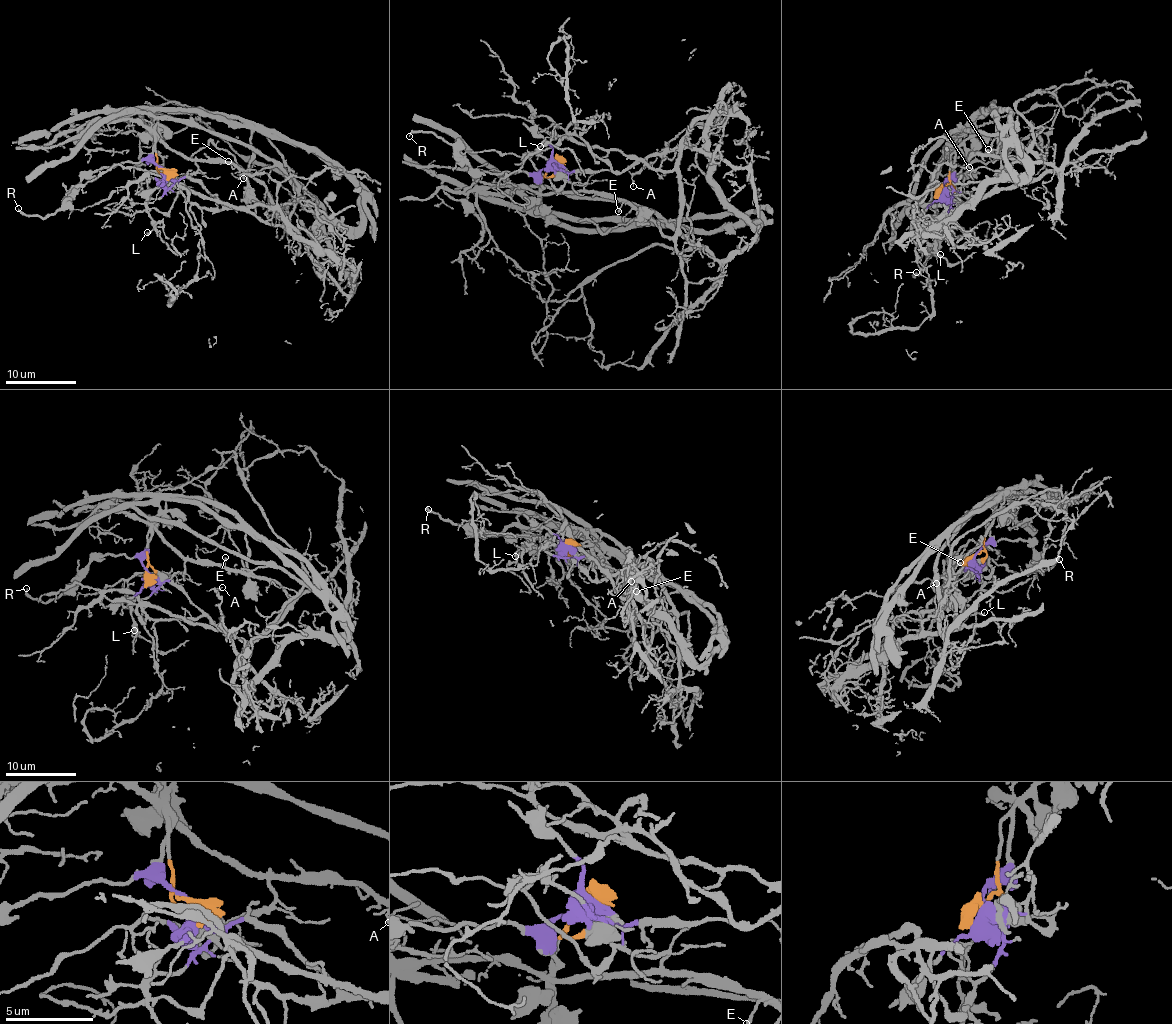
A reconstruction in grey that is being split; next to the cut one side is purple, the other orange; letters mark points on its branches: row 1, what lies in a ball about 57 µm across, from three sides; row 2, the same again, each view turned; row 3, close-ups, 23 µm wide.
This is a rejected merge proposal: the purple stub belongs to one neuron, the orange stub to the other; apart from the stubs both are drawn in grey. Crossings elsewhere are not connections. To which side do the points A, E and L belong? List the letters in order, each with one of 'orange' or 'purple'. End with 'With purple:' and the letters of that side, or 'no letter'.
A: purple
E: orange
L: purple
With purple: A, L

